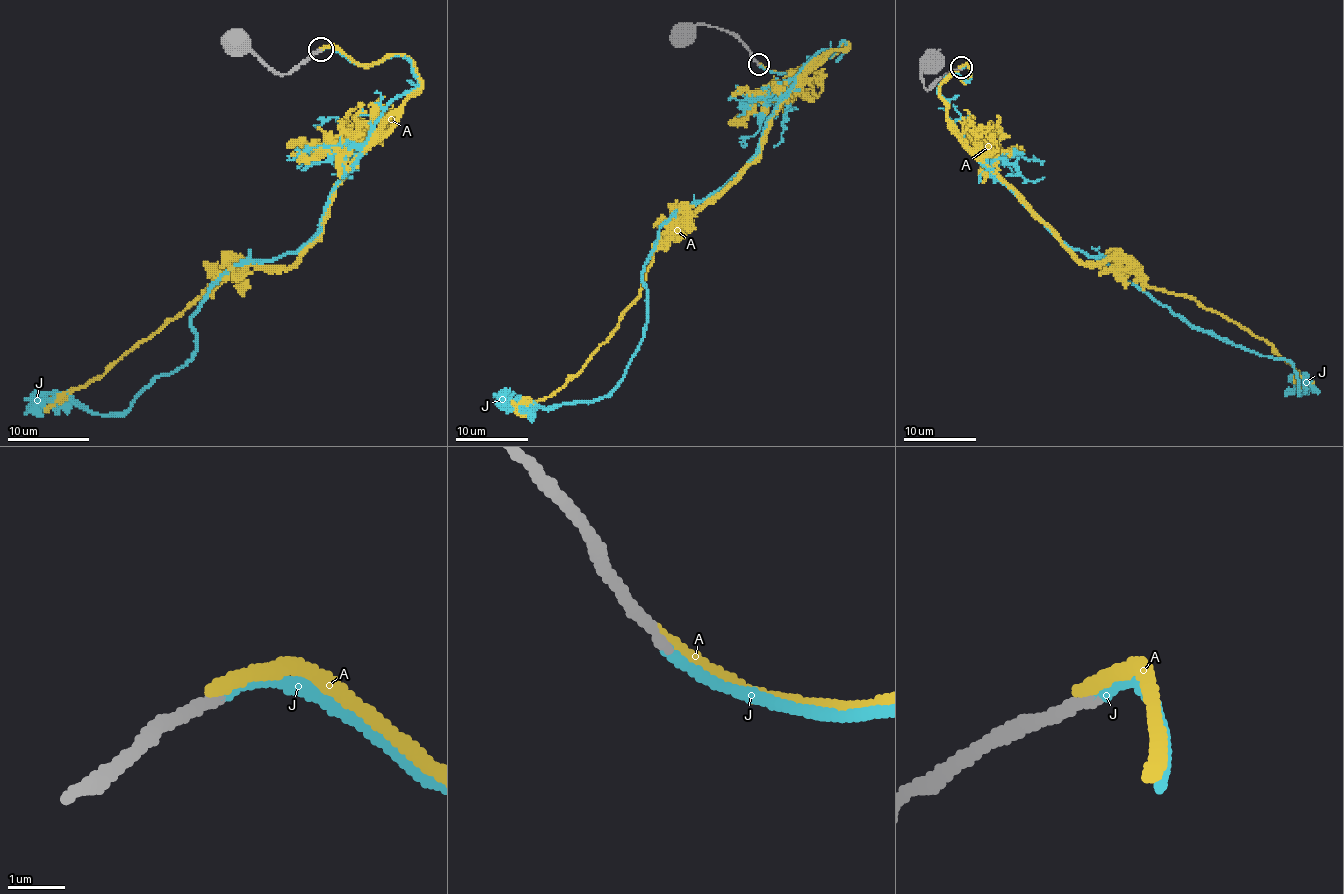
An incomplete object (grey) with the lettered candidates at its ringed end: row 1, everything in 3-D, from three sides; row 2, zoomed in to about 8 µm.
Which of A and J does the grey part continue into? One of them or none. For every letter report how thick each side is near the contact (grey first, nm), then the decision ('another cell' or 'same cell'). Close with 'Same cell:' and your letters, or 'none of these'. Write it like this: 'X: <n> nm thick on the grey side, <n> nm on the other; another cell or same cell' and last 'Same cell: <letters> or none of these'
A: 220 nm thick on the grey side, 260 nm on the other; another cell
J: 200 nm thick on the grey side, 170 nm on the other; same cell
Same cell: J

